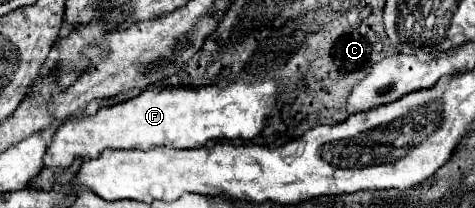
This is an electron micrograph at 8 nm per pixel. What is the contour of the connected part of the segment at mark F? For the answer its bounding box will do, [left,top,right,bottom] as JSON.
[26,79,280,191]

